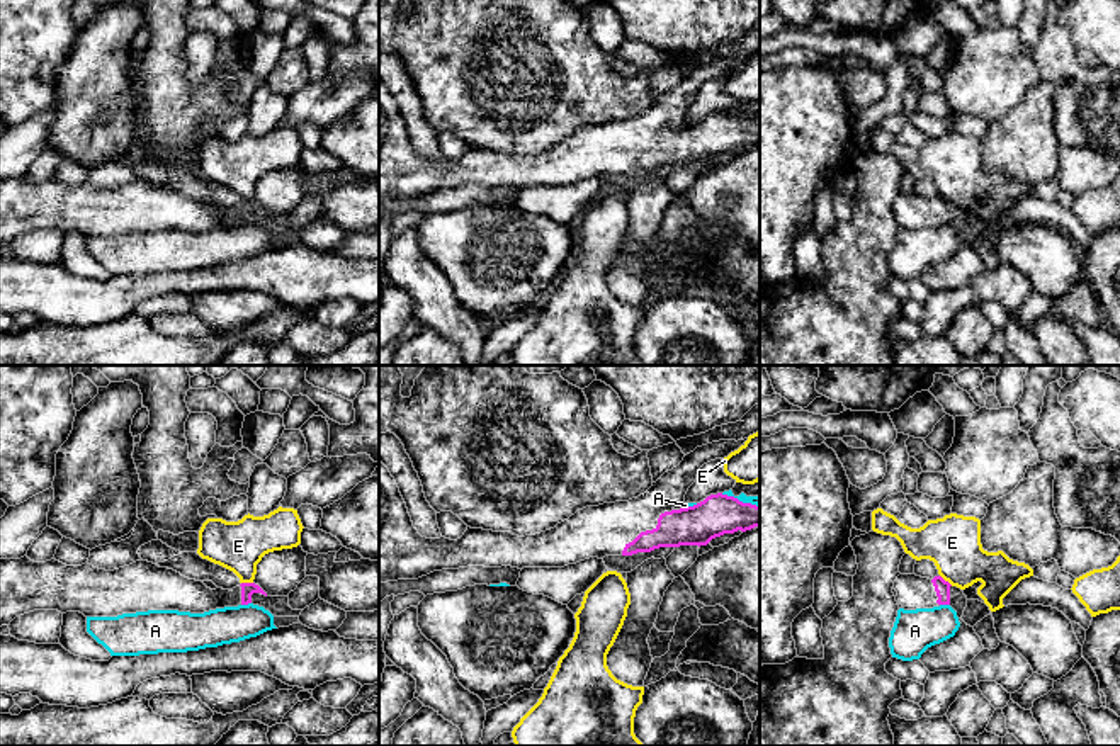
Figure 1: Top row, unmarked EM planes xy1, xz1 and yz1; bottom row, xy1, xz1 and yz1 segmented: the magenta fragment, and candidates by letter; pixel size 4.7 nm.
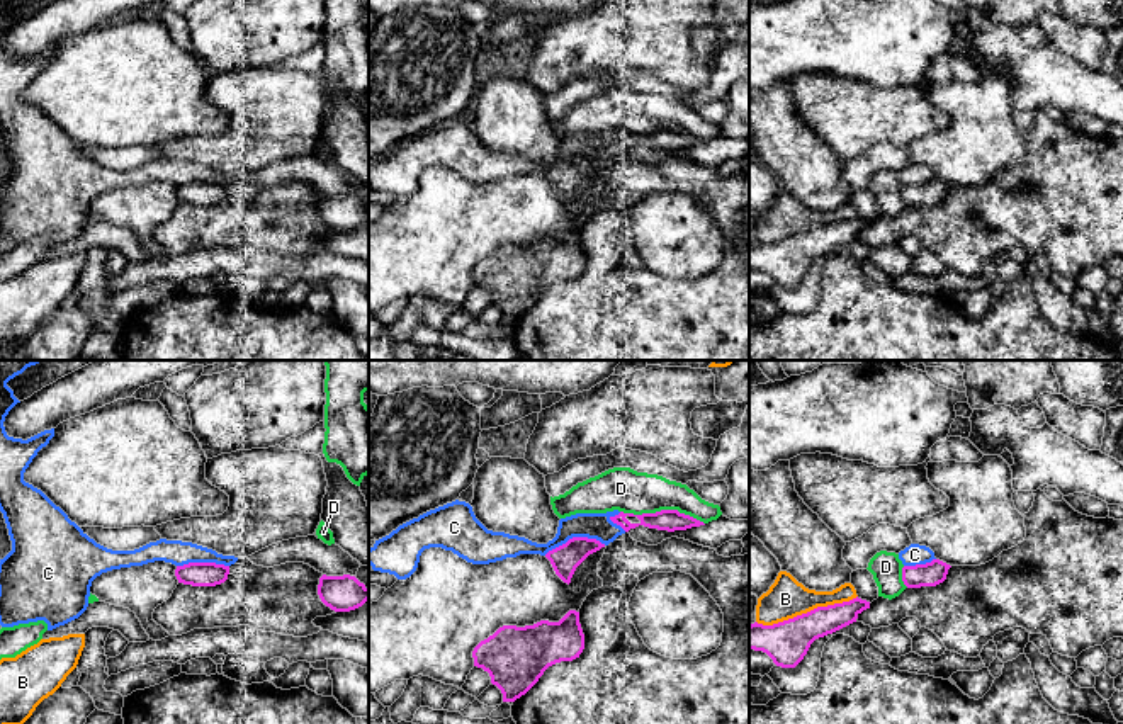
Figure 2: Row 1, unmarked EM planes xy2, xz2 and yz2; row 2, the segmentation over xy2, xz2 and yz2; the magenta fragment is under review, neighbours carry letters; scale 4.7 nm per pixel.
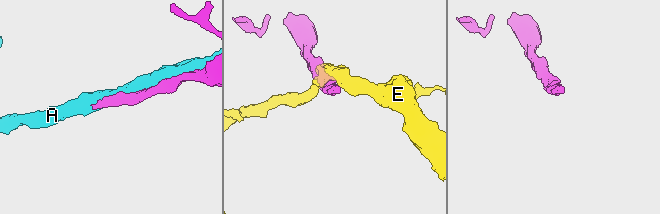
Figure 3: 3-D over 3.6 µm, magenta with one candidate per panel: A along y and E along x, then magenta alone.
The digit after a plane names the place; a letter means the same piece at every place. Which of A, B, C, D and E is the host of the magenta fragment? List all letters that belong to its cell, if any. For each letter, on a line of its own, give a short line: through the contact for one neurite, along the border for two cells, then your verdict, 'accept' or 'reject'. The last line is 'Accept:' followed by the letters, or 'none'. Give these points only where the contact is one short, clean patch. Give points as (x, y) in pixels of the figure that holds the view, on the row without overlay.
A: reject
B: reject
C: line xz2 (605, 164), (586, 157), (569, 157), (544, 174); reject
D: reject
E: line yz1 (940, 194), (952, 204); reject
Accept: none

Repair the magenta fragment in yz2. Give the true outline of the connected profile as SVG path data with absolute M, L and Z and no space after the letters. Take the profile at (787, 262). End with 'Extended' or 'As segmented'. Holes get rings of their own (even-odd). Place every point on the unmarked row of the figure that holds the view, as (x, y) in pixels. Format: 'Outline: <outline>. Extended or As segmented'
Outline: M856 216L849 221L817 226L773 245L754 241L749 245L749 270L766 272L776 286L795 287L815 258L856 241L866 228L870 221Z. As segmented

